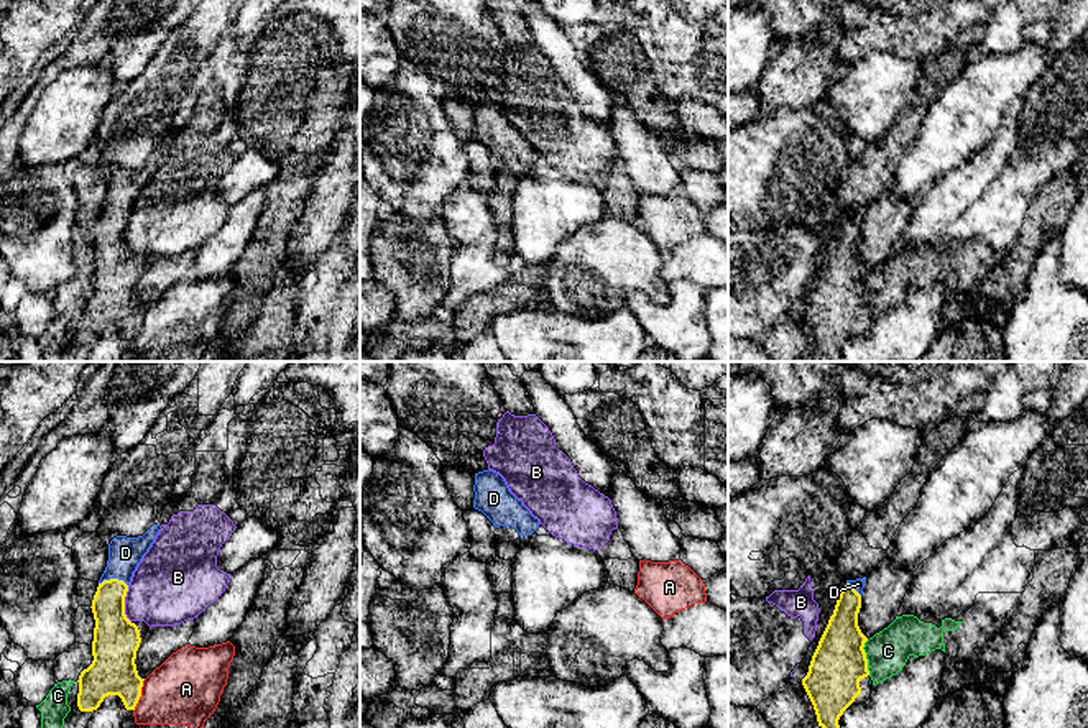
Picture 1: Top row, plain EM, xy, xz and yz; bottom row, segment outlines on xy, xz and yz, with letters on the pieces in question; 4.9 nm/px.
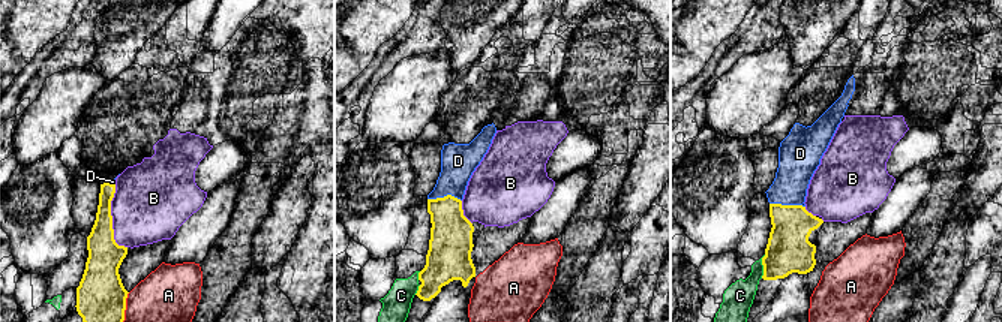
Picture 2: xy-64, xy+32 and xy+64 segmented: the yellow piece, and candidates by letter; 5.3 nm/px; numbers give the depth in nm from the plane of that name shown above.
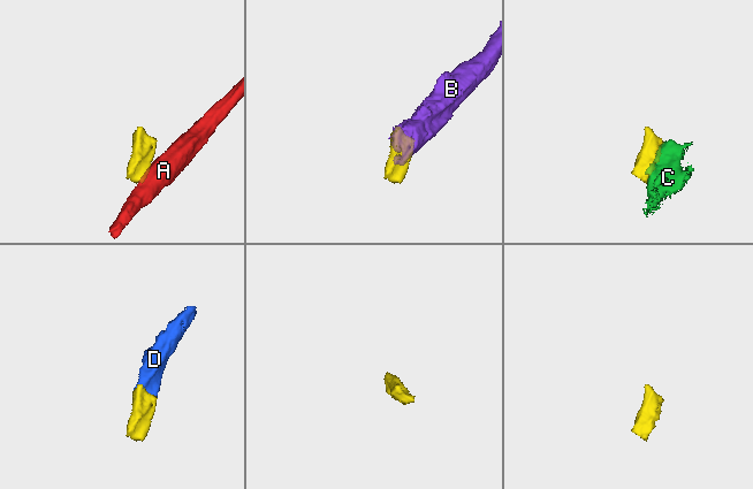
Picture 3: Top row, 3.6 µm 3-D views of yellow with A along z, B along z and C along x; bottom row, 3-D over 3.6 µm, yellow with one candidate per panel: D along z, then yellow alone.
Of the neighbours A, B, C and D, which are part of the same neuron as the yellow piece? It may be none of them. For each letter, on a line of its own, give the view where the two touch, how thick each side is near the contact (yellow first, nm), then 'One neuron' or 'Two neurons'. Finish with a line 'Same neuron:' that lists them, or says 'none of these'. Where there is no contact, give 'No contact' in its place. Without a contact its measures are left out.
A: Touches yellow in xy. Thickness 220 nm (yellow) against 340 nm. Two neurons
B: Touches yellow in xy. Thickness 220 nm (yellow) against 380 nm. Two neurons
C: Touches yellow in yz. Thickness 260 nm (yellow) against 200 nm. Two neurons
D: Touches yellow in xy. Thickness 180 nm (yellow) against 160 nm. One neuron
Same neuron: D

